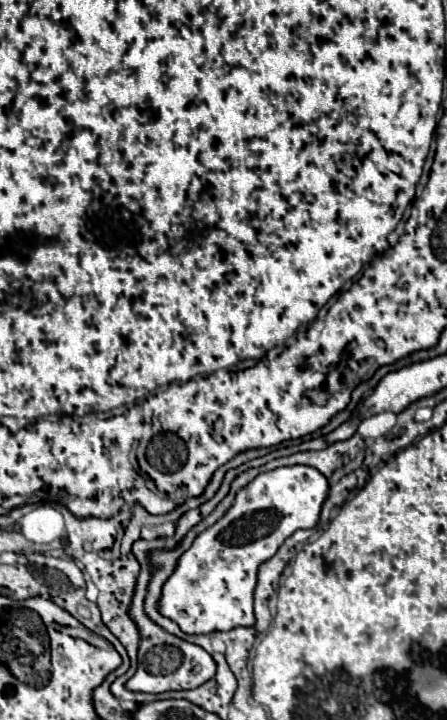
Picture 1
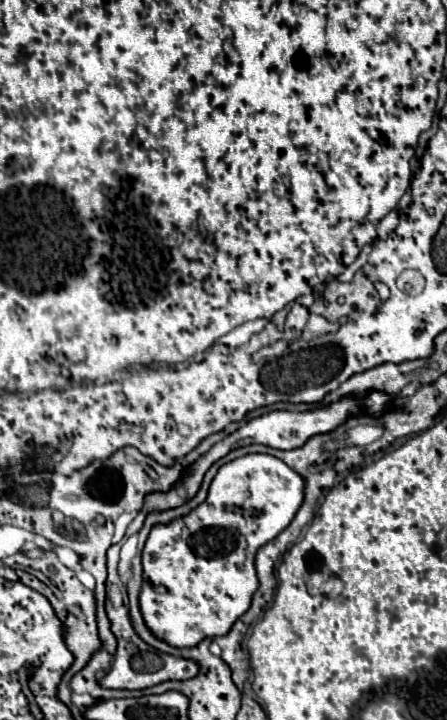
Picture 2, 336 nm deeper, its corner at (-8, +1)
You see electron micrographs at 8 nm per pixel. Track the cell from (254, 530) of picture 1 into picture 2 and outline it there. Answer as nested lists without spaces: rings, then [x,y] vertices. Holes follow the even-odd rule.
[[[246,455],[218,469],[202,505],[182,519],[156,525],[142,551],[144,583],[140,591],[140,611],[152,633],[172,647],[194,647],[204,637],[226,635],[234,621],[250,609],[252,595],[258,591],[254,567],[258,549],[290,525],[304,501],[304,487],[302,475],[294,473],[284,461],[272,455]]]

